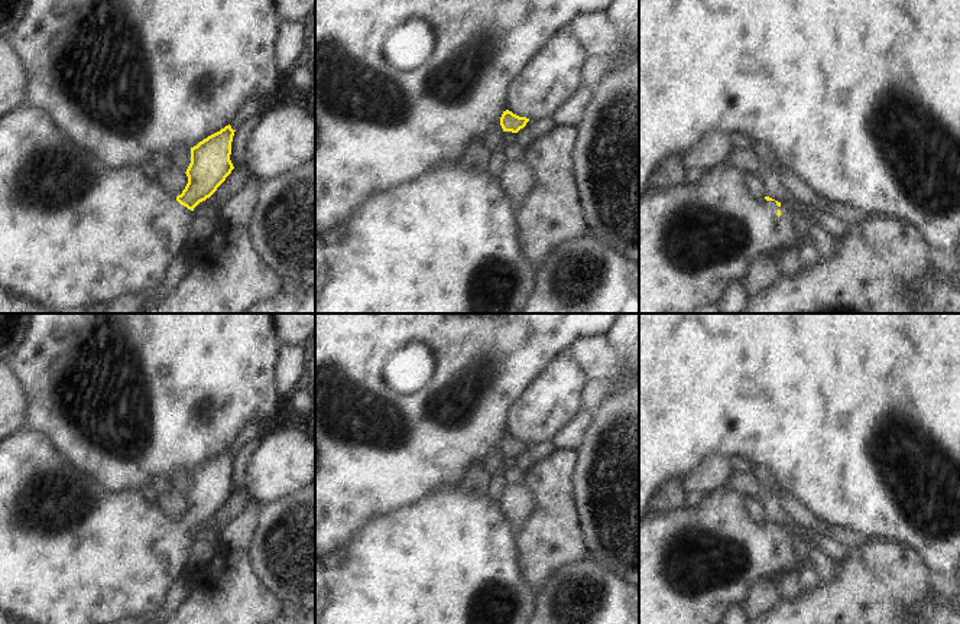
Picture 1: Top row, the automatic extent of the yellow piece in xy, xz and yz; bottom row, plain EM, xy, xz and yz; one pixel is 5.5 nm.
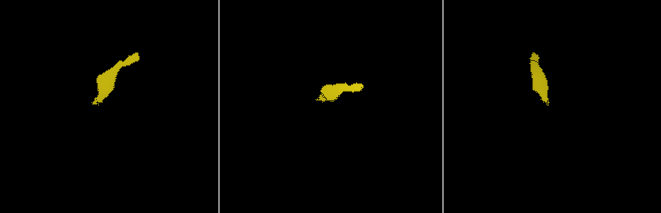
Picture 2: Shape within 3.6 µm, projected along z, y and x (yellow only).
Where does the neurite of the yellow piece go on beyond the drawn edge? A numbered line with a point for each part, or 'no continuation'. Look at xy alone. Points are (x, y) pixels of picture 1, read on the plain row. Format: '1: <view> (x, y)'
1: xy (71, 552)

